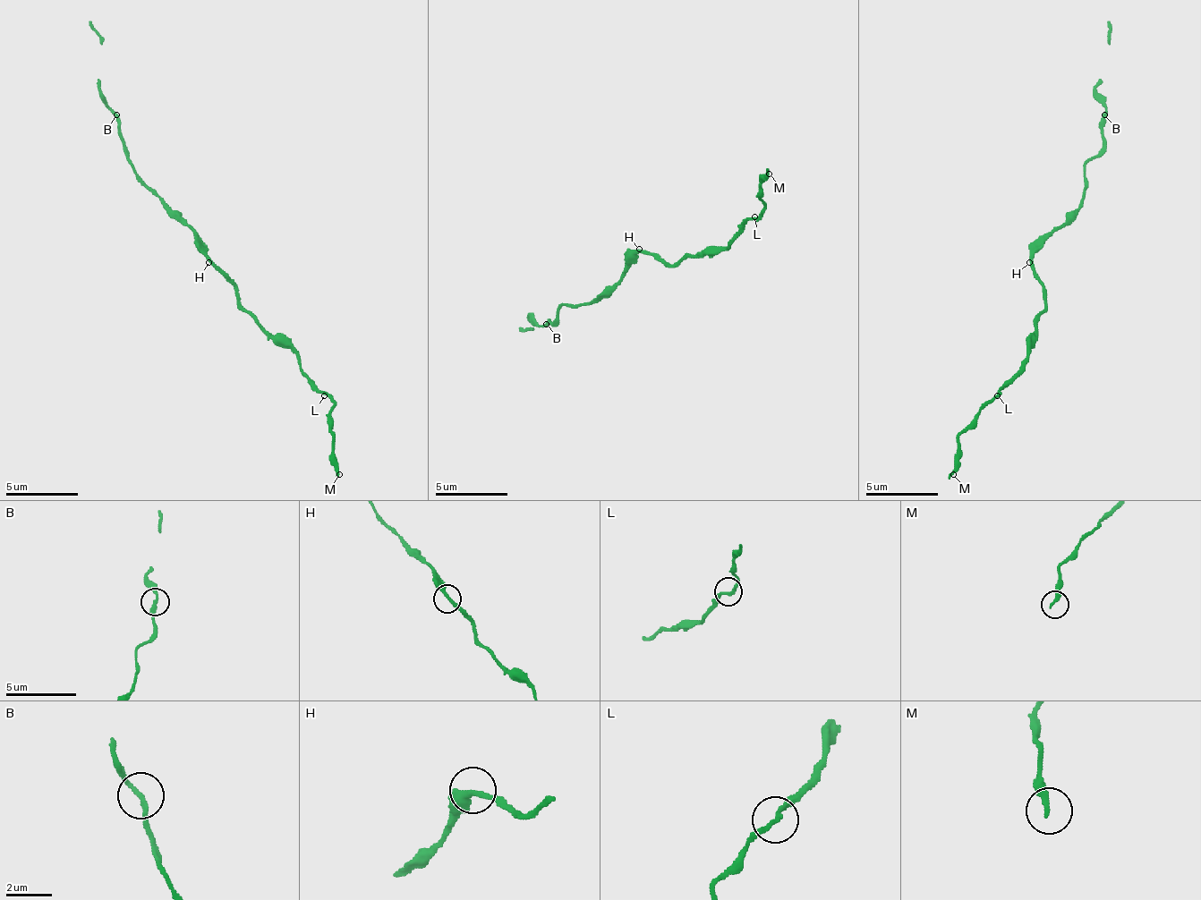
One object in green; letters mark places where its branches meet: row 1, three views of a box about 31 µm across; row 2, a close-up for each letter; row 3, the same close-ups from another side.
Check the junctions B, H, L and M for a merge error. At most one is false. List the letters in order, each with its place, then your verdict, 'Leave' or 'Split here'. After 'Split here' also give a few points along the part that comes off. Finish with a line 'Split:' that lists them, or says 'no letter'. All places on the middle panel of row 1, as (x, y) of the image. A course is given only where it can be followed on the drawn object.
B: Place: (546, 324). Leave
H: Place: (639, 249). Leave
L: Place: (754, 216). Leave
M: Place: (769, 174). Leave
Split: no letter

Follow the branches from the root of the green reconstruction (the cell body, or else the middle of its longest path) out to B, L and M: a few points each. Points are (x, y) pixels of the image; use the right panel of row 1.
B: (1033, 258), (1033, 255), (1079, 204), (1083, 197), (1083, 168), (1102, 147), (1102, 117), (1105, 114)
L: (1033, 258), (1033, 276), (1043, 287), (1043, 312), (1036, 323), (1036, 341), (1022, 362), (1022, 370), (997, 395)
M: (1033, 258), (1033, 276), (1043, 287), (1036, 341), (1022, 370), (957, 438), (953, 474)

